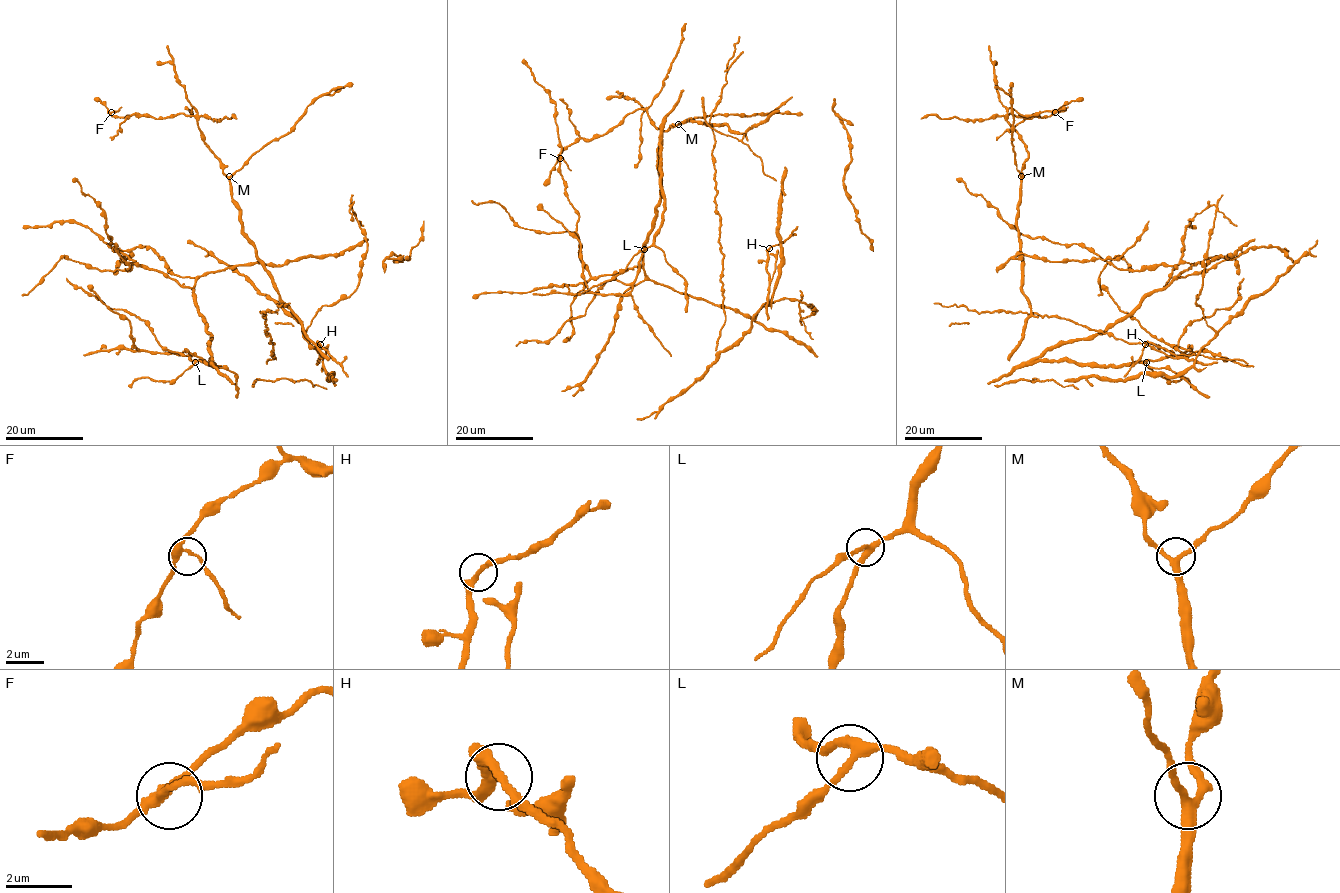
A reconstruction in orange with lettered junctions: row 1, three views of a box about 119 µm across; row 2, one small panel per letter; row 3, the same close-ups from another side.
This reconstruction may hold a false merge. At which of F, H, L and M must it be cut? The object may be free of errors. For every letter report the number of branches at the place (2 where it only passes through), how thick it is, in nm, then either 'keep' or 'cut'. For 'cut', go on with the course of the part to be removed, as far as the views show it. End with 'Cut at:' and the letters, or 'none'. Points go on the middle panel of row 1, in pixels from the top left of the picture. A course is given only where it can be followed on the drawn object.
F: 3 | 240 nm | keep
H: 3 | 200 nm | cut | (769, 248), (781, 244), (797, 226)
L: 3 | 260 nm | keep
M: 3 | 260 nm | keep
Cut at: H

